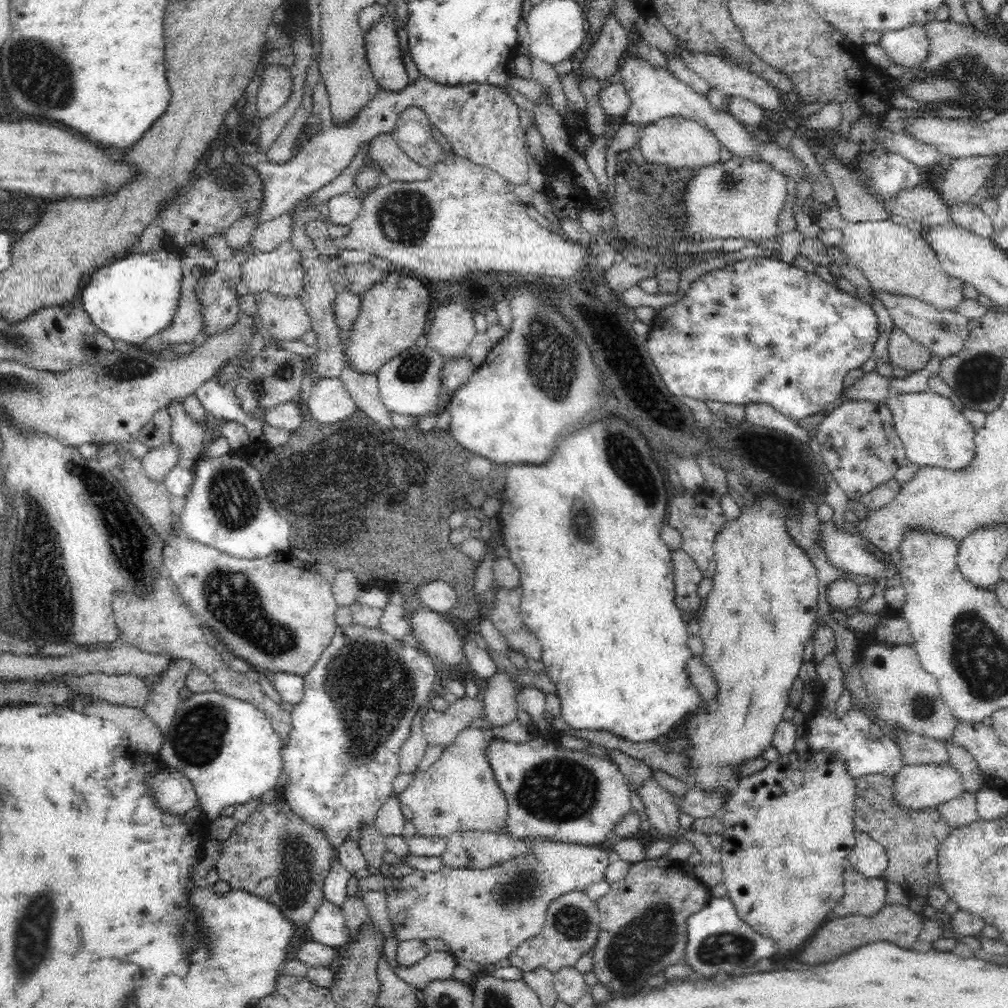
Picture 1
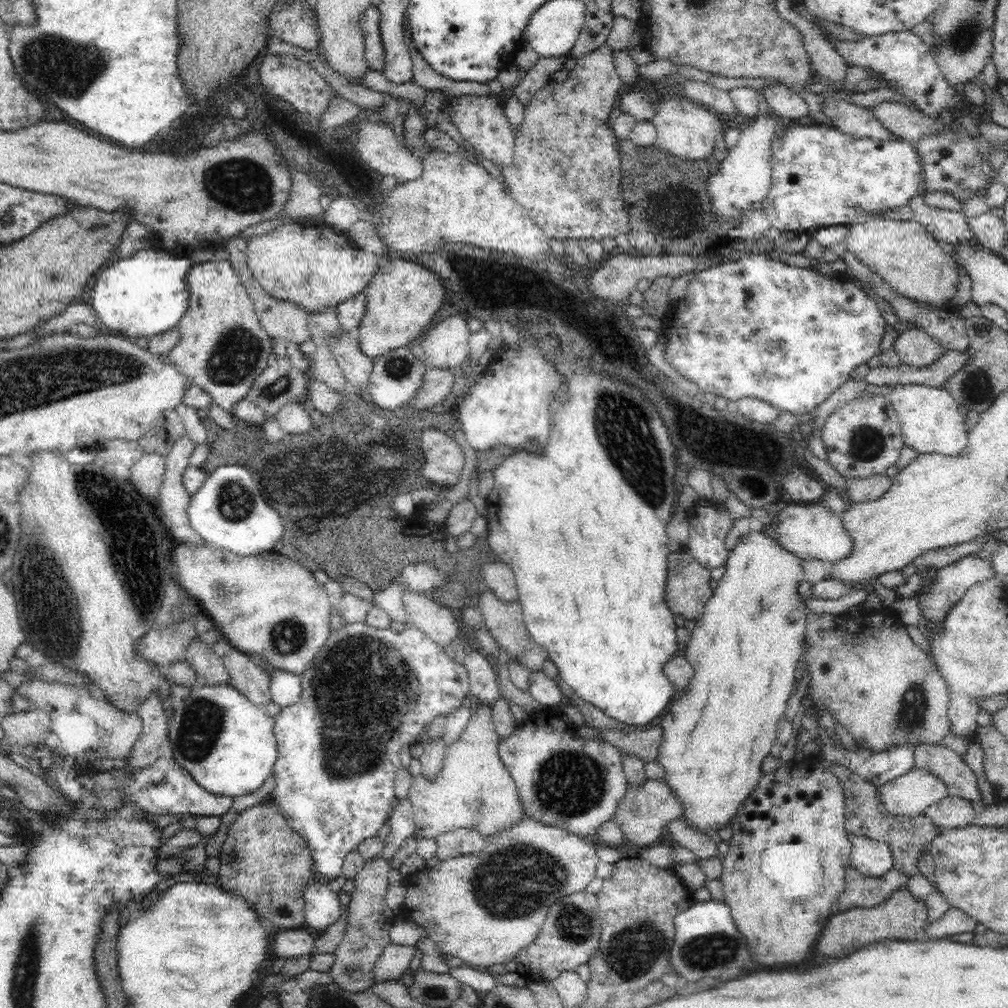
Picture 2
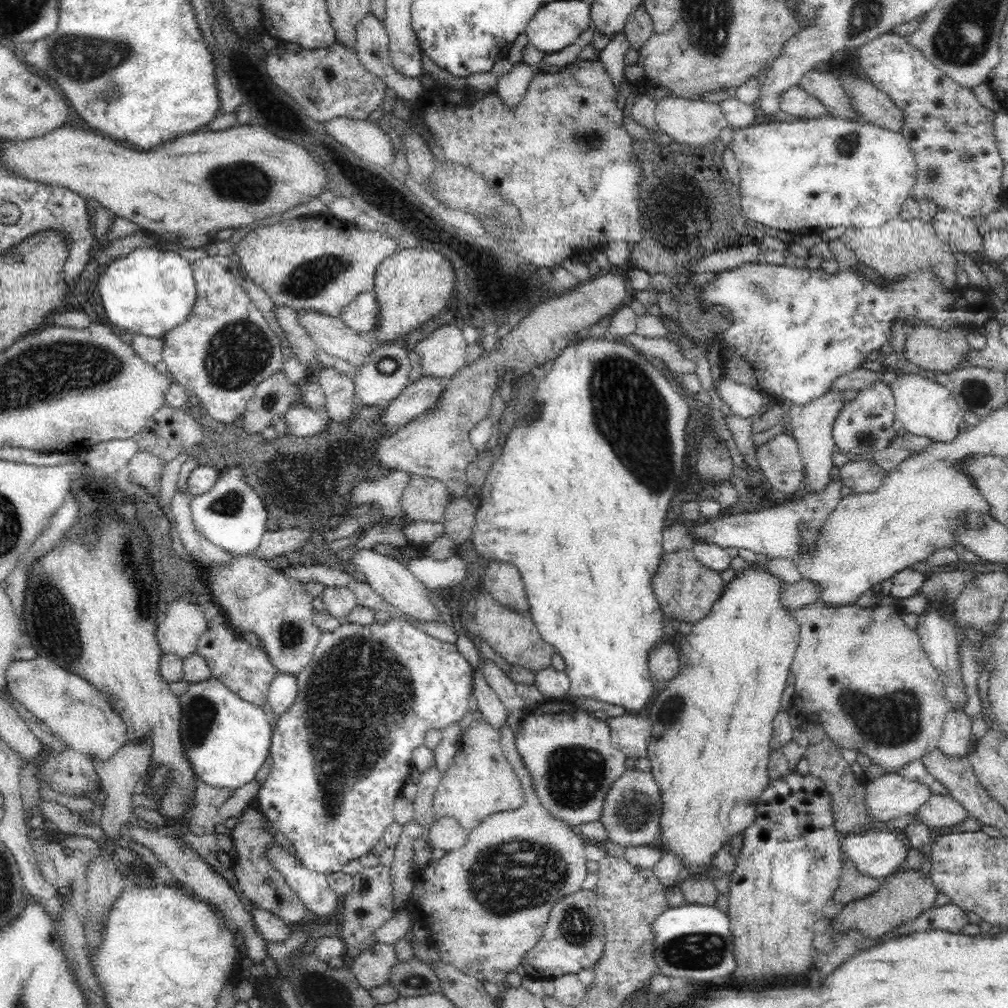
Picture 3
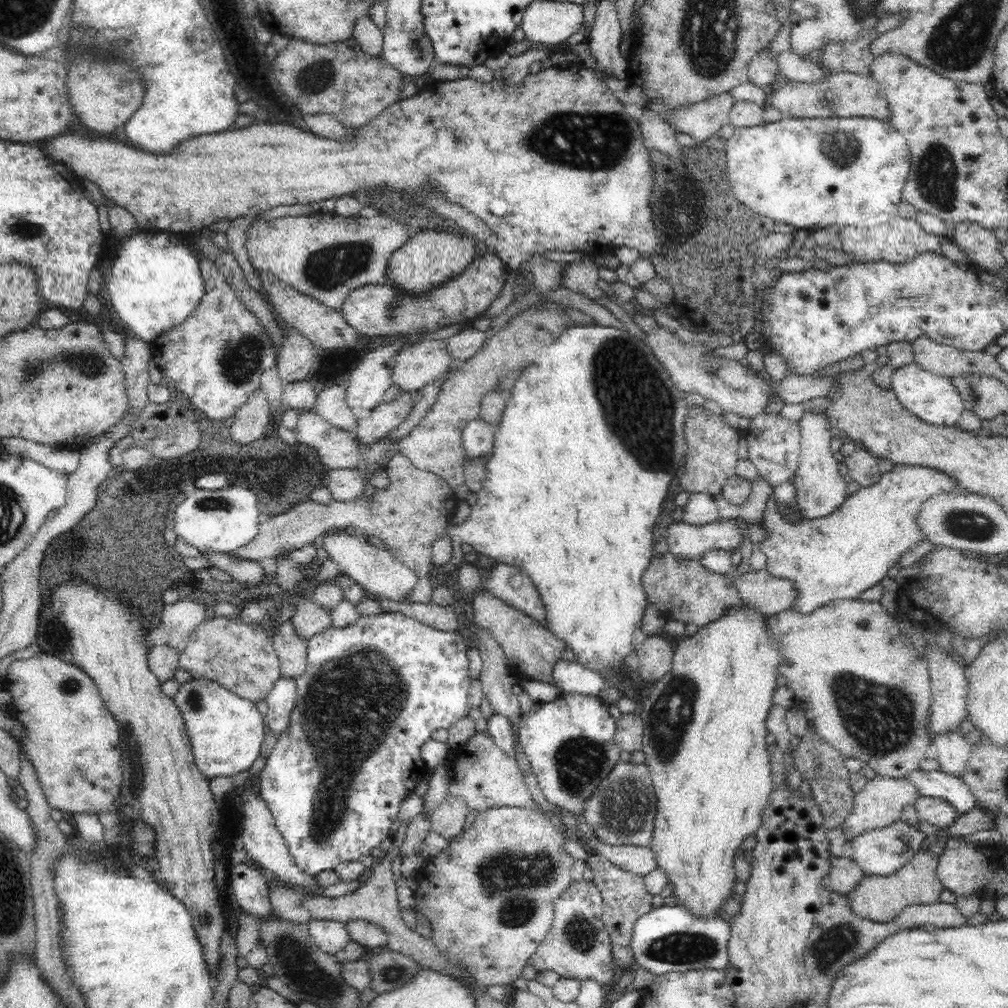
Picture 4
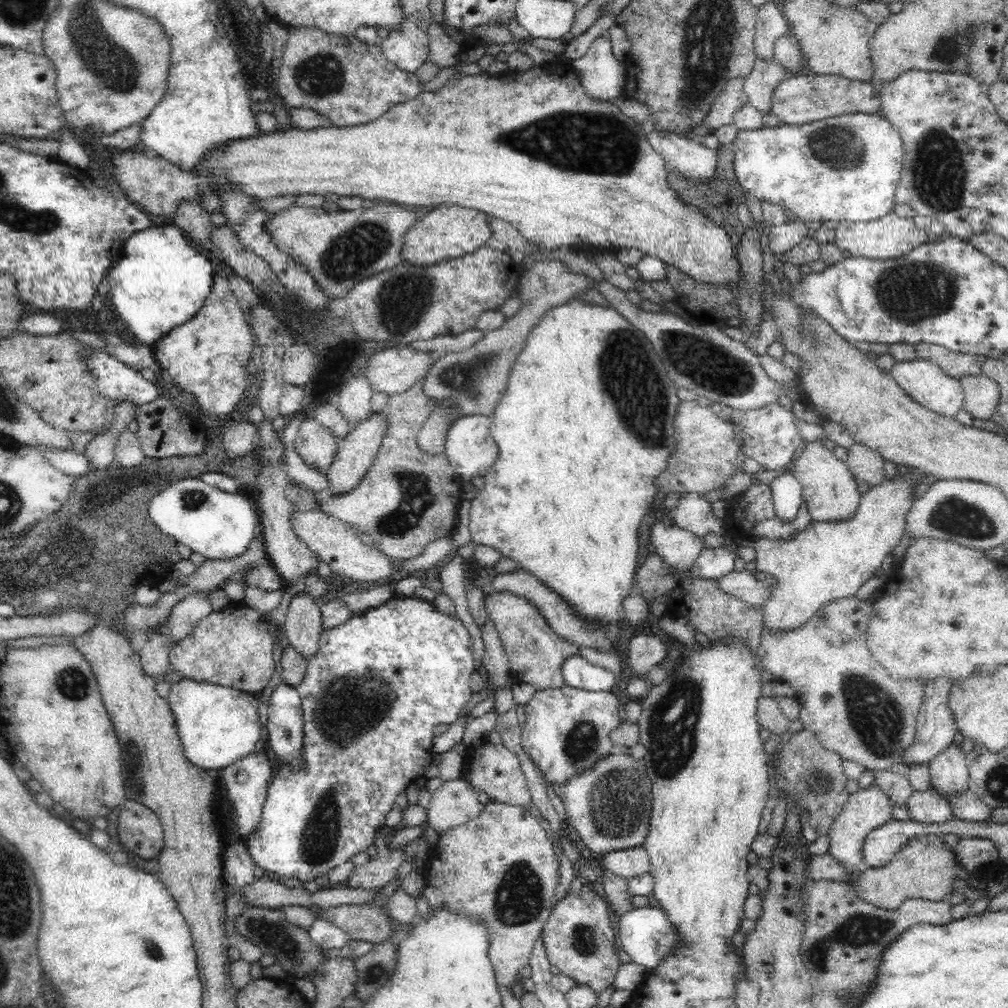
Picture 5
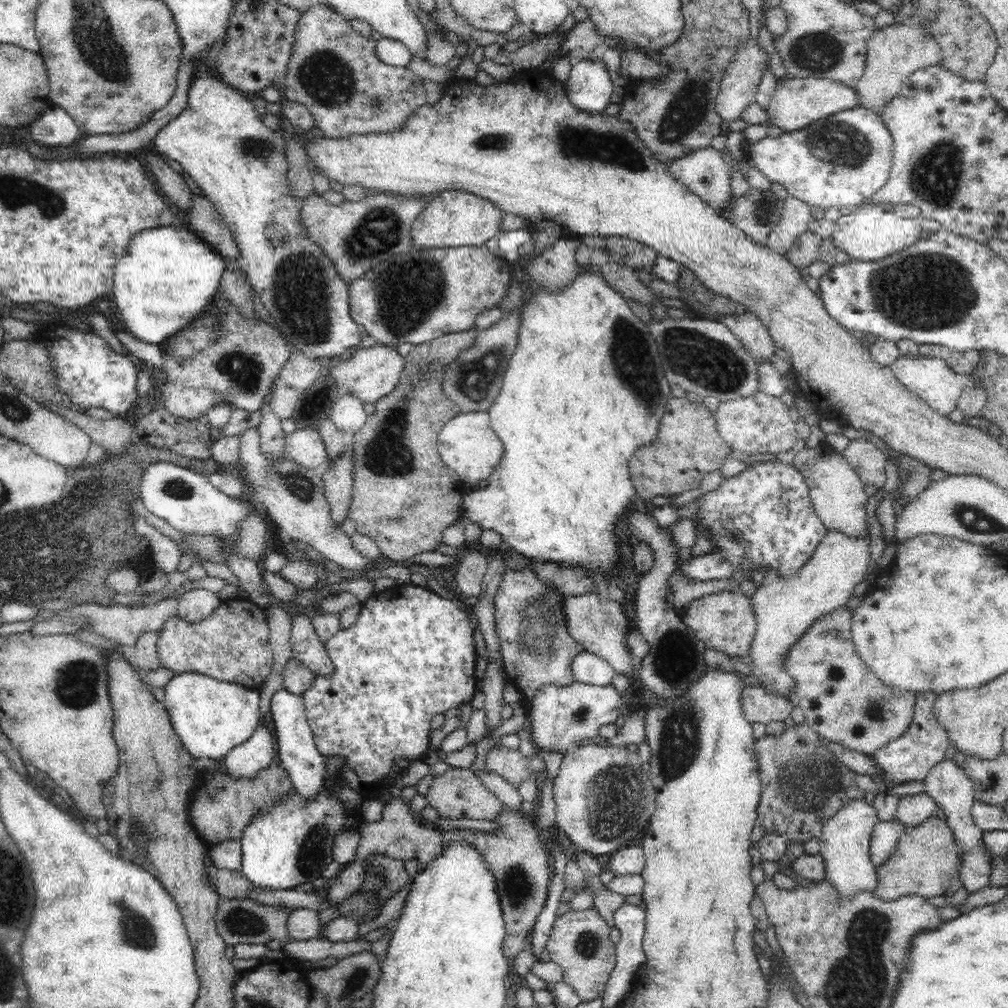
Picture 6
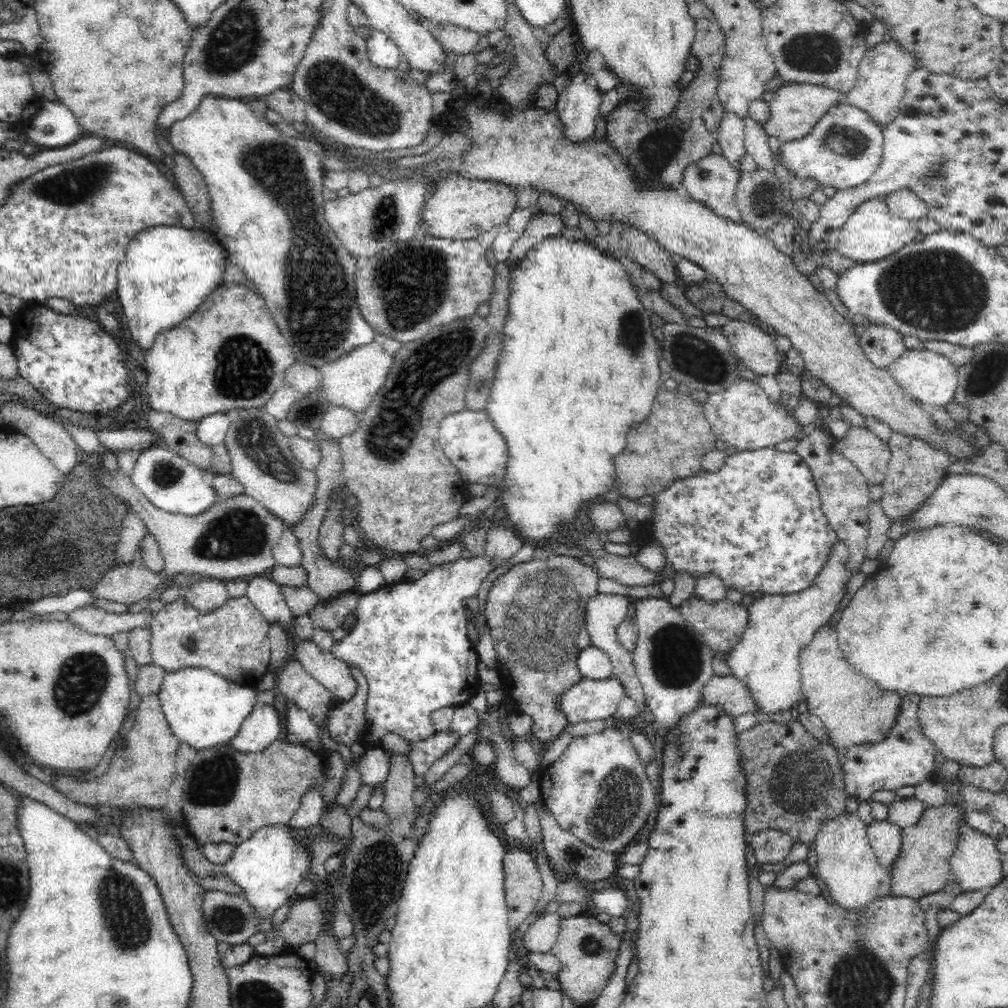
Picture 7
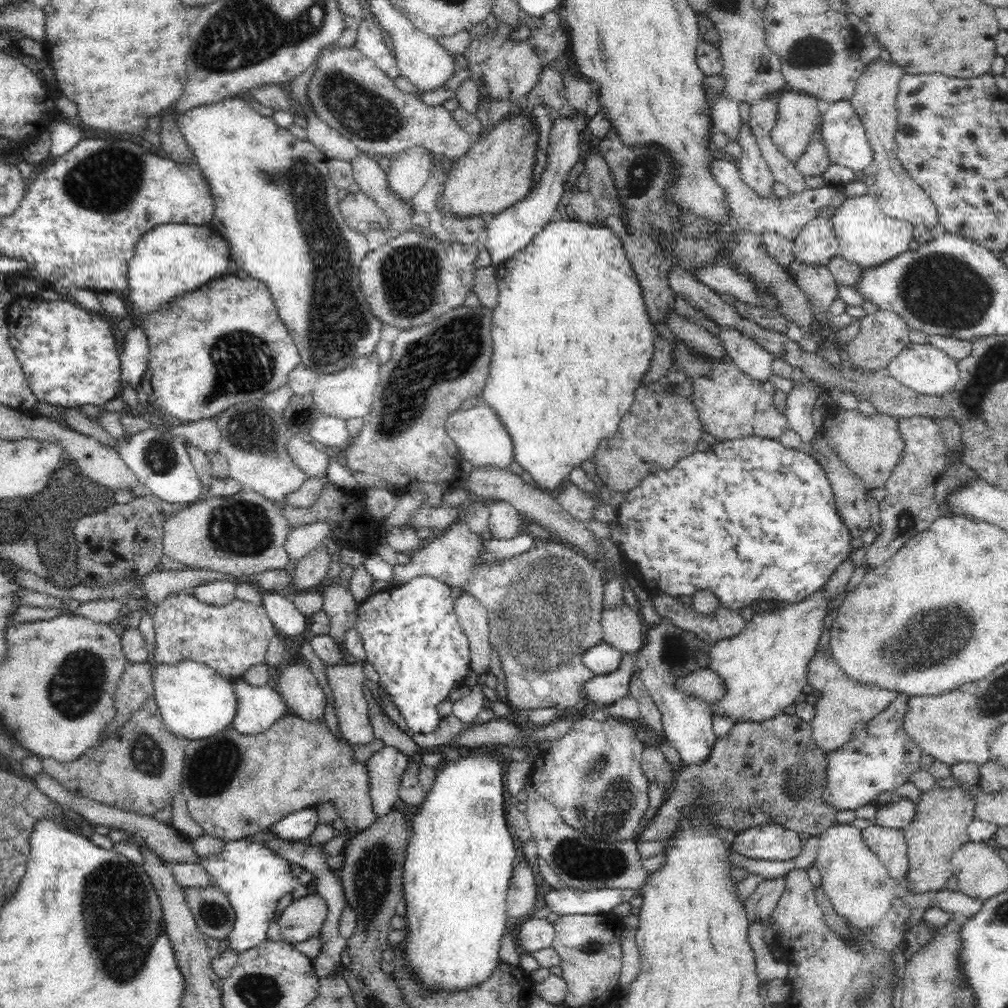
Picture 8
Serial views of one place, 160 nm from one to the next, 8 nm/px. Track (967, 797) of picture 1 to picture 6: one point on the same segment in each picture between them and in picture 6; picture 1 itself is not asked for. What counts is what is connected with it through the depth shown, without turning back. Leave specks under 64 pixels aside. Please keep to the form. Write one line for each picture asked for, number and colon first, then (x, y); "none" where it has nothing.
2: (952, 812)
3: (940, 811)
4: (939, 813)
5: (927, 807)
6: (913, 810)

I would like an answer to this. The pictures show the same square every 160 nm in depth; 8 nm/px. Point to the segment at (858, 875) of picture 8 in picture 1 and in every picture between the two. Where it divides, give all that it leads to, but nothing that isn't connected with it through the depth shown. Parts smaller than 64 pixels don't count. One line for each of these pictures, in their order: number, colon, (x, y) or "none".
1: (916, 786)
2: (910, 794)
3: (890, 796)
4: (881, 801)
5: (869, 808)
6: (844, 843)
7: (847, 865)

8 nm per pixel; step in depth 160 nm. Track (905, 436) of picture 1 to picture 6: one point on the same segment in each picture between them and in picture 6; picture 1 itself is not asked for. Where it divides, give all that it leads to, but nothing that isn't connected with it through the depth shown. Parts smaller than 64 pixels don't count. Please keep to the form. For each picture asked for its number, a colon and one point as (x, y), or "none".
2: (930, 422)
3: (923, 407)
4: (931, 398)
5: (924, 382)
6: (930, 378)

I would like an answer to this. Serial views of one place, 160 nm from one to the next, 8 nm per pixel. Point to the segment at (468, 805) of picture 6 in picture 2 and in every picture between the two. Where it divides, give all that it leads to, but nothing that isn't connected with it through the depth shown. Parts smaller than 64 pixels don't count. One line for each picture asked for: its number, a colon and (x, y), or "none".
2: (452, 844)
3: (446, 834)
4: (448, 818)
5: (454, 803)

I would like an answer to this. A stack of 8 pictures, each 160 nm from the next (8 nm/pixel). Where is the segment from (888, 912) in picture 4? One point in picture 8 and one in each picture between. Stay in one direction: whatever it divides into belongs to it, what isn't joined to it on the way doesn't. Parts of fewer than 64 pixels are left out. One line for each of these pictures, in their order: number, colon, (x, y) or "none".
5: (924, 869)
6: (923, 862)
7: (922, 867)
8: (942, 814)

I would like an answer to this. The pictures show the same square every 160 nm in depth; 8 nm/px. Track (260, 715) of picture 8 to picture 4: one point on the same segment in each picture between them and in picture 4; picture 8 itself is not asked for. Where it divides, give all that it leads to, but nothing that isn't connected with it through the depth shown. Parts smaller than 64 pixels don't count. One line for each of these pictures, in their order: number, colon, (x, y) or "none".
4: (263, 843)
5: (246, 781)
6: (243, 763)
7: (259, 731)

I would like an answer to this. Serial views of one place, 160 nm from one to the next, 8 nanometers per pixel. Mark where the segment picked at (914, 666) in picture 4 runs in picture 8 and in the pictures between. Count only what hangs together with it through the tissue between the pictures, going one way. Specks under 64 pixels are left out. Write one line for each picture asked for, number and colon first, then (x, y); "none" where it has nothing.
5: (849, 701)
6: (842, 700)
7: (854, 710)
8: (845, 706)

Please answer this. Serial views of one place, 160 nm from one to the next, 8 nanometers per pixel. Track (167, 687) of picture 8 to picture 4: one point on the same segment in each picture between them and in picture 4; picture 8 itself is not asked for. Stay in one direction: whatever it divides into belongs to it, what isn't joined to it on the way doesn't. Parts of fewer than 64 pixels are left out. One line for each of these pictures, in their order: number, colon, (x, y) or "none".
4: (226, 732)
5: (217, 725)
6: (210, 718)
7: (204, 709)

